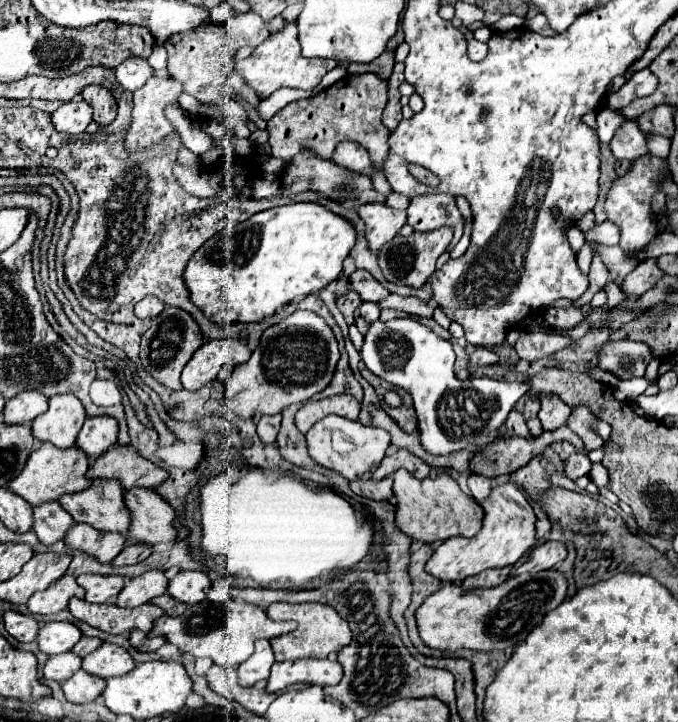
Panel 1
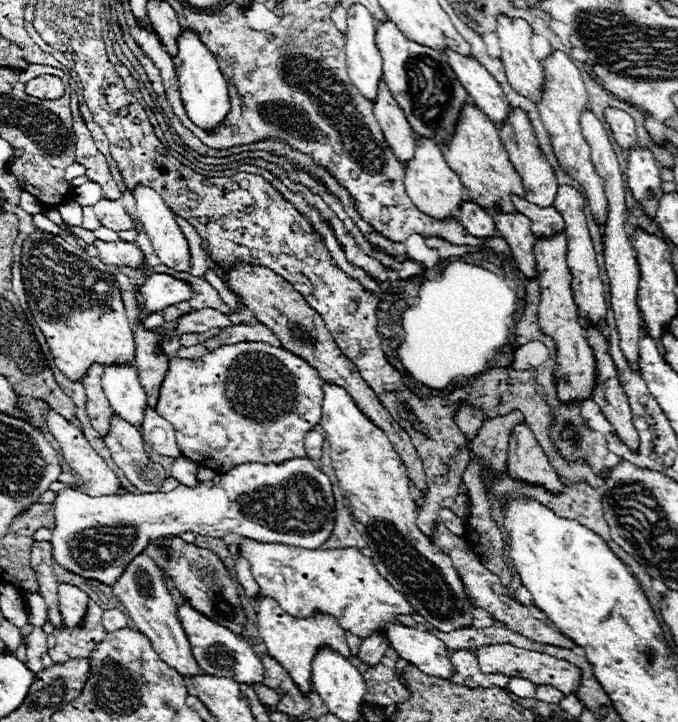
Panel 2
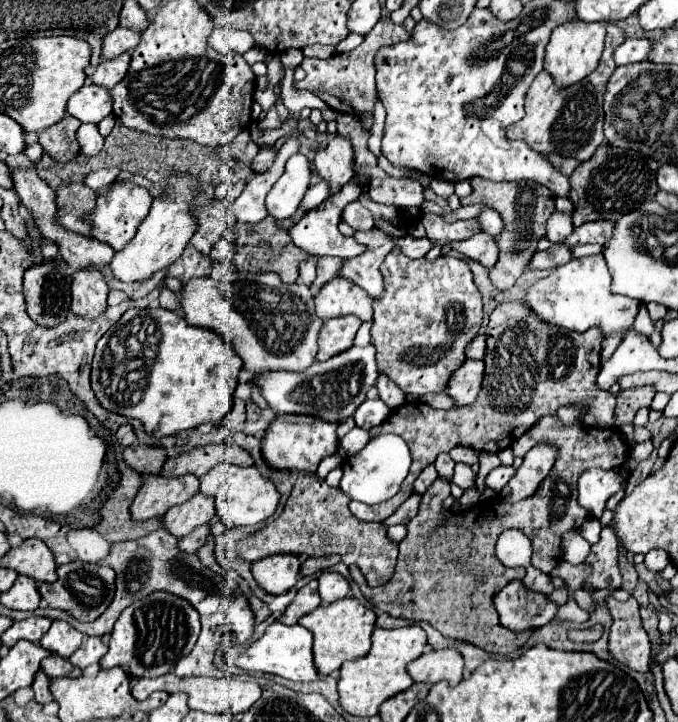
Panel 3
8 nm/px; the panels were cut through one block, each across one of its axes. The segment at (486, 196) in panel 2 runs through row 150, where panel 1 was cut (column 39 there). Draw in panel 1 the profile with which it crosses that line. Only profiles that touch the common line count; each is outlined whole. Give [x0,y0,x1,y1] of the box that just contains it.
[6,442,92,506]

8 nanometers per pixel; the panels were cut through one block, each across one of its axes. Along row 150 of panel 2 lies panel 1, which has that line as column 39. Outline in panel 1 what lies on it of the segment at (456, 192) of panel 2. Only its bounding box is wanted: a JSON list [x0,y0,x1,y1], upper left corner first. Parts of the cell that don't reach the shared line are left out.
[32,394,86,448]

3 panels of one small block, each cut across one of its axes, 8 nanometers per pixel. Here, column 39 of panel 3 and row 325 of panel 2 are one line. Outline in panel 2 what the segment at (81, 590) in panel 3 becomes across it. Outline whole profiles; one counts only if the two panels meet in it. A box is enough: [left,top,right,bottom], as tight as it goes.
[586,324,640,452]

